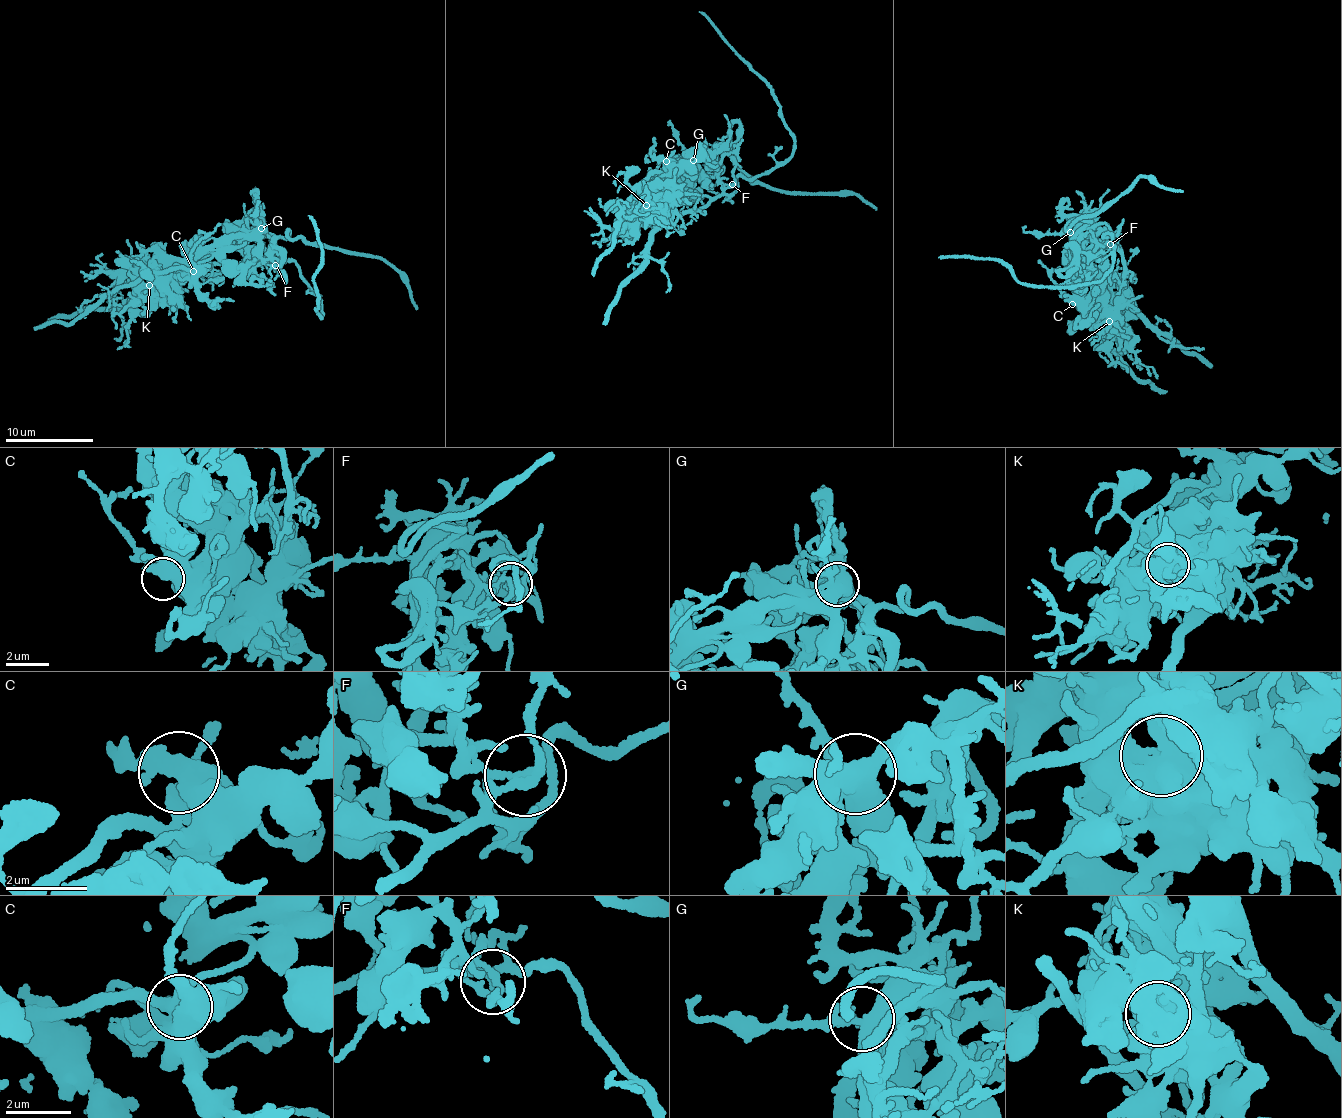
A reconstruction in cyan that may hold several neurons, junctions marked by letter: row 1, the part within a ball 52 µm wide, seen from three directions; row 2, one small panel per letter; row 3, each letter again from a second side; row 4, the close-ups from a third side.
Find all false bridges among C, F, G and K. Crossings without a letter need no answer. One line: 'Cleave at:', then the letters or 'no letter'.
Cleave at: F, K

